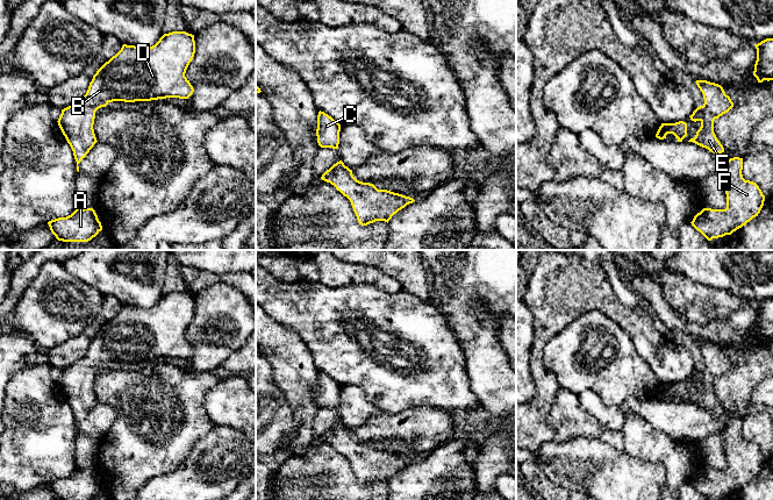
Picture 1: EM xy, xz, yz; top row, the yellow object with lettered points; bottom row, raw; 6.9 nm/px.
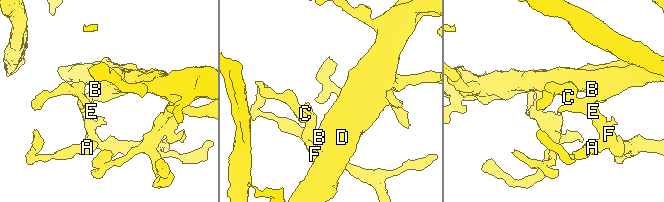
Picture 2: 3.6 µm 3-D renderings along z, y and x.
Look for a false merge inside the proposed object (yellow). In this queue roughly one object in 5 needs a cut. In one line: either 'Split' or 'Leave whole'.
Leave whole

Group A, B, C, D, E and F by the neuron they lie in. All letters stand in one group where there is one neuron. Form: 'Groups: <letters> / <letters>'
Groups: A B C D E F

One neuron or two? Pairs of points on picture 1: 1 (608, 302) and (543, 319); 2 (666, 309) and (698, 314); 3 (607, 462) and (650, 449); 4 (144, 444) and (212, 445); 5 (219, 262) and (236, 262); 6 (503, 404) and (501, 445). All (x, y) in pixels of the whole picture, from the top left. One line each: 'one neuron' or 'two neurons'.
1: one neuron
2: two neurons
3: two neurons
4: two neurons
5: one neuron
6: two neurons

